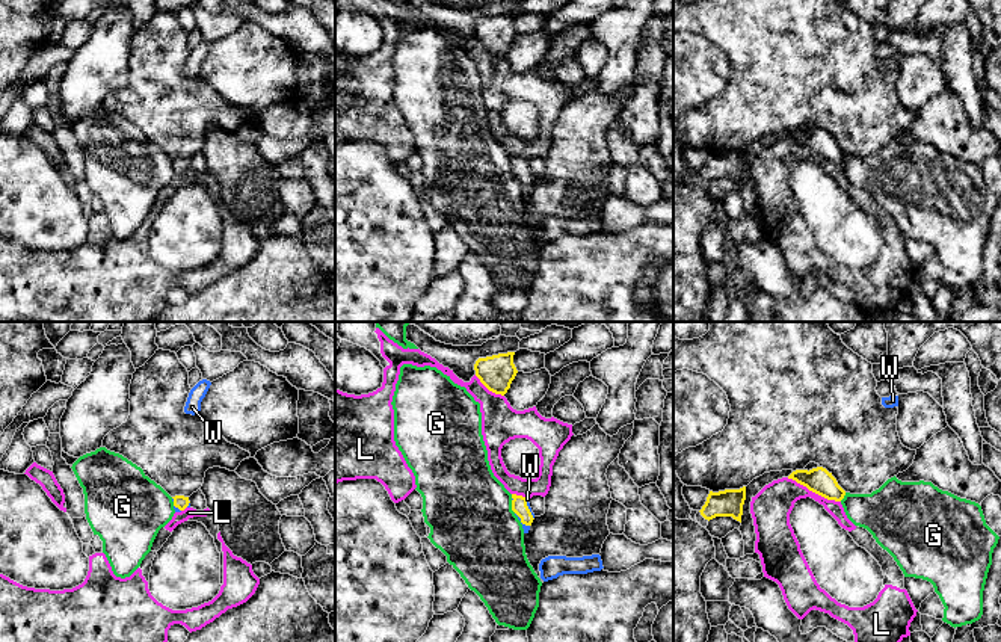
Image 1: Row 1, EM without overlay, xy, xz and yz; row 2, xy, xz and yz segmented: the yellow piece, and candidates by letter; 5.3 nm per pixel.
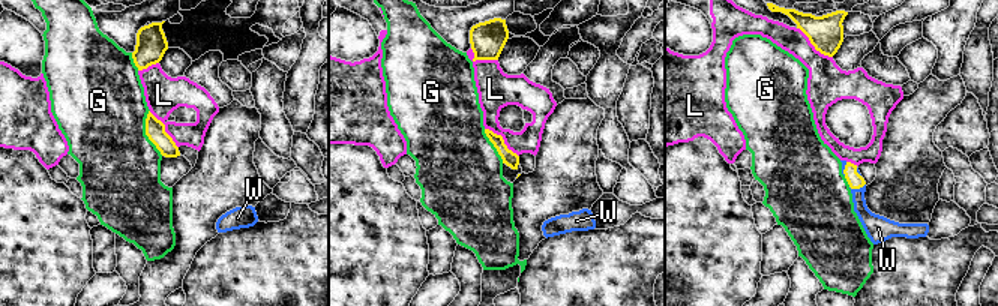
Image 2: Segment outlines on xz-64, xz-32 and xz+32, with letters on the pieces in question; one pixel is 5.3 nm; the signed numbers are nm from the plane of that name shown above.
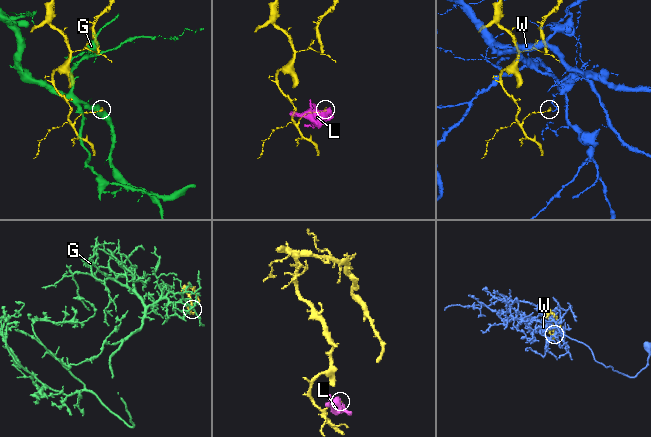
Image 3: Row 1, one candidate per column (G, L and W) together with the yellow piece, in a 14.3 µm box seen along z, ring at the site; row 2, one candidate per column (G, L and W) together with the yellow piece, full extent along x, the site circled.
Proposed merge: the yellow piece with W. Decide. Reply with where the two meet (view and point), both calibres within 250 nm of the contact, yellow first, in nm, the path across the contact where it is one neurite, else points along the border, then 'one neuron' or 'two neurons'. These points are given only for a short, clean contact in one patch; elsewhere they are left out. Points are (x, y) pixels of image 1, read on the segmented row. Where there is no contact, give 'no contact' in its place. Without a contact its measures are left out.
contact xz (529, 509); calibres 80 and 20 nm; two neurons

